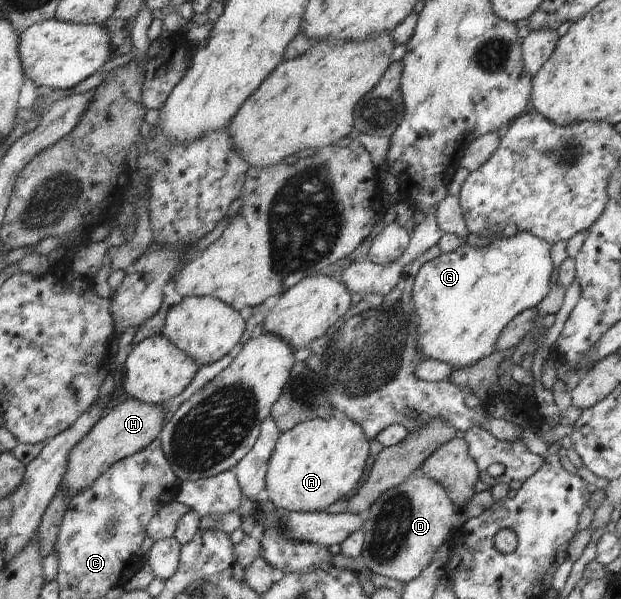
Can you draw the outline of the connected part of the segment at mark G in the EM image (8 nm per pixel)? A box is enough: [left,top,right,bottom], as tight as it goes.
[412,231,553,370]

